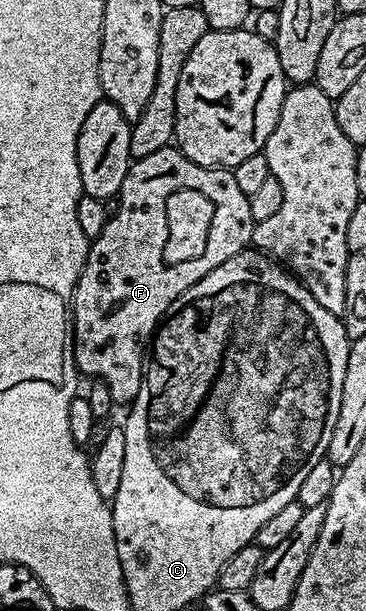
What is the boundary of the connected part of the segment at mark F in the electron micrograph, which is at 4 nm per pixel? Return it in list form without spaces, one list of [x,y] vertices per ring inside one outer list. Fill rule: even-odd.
[[[176,146],[134,159],[116,196],[119,211],[91,241],[77,285],[73,287],[71,331],[78,373],[82,377],[94,376],[94,381],[105,384],[114,404],[129,406],[139,394],[147,367],[147,349],[171,302],[211,274],[211,270],[223,266],[227,258],[246,251],[253,238],[254,223],[249,197],[239,190],[230,169],[199,166]],[[183,186],[185,192],[195,194],[203,188],[217,202],[217,224],[207,256],[201,262],[173,266],[173,262],[165,264],[171,236],[167,218],[163,216],[163,242],[157,242],[157,224],[153,228],[151,222],[157,222],[157,208],[163,208],[175,196],[173,192],[181,194]]]

